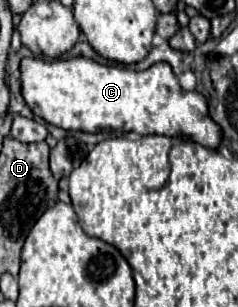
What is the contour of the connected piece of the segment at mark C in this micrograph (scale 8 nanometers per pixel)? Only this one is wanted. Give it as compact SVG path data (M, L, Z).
M82 55L58 61L24 57L20 61L20 89L34 115L68 131L154 133L188 137L210 149L220 145L222 131L210 119L206 99L196 91L184 91L168 63L154 63L146 71L132 71L116 65L100 65Z

